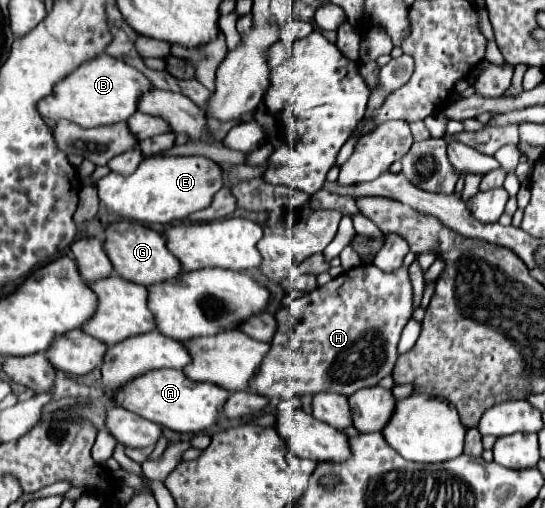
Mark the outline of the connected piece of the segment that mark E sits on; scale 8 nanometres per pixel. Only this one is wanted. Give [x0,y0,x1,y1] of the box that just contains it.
[97,155,221,223]

